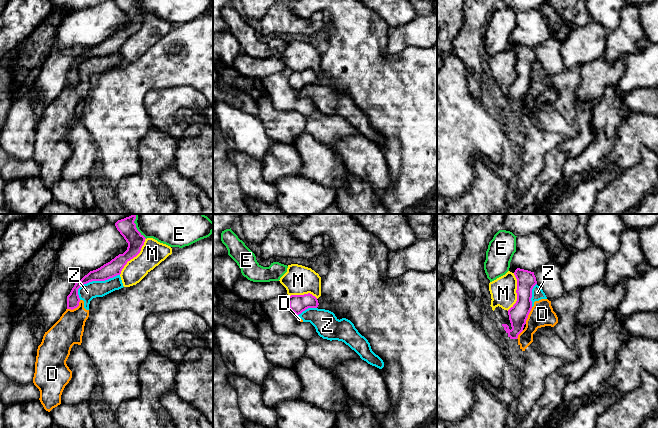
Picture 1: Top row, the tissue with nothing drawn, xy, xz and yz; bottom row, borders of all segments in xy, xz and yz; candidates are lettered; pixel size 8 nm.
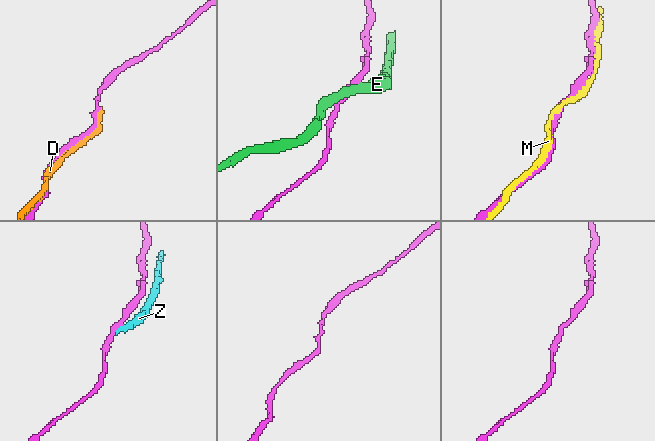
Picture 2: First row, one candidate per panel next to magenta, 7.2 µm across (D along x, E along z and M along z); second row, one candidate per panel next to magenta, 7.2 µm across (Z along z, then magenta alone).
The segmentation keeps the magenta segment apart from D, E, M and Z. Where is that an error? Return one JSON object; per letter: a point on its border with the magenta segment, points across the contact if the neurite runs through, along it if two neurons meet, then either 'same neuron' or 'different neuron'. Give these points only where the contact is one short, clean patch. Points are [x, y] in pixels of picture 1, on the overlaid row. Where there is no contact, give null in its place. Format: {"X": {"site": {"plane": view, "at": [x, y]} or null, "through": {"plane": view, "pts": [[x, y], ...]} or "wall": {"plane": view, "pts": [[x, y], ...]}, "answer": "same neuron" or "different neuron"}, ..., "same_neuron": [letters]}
{"D": {"site": {"plane": "xy", "at": [75, 307]}, "answer": "different neuron"}, "E": {"site": {"plane": "xy", "at": [135, 226]}, "answer": "different neuron"}, "M": {"site": {"plane": "xy", "at": [134, 256]}, "answer": "different neuron"}, "Z": {"site": {"plane": "xy", "at": [93, 280]}, "wall": {"plane": "xy", "pts": [[119, 274], [104, 280], [84, 283], [78, 289], [79, 299]]}, "answer": "different neuron"}, "same_neuron": []}

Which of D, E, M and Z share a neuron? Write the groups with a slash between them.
D Z / E / M

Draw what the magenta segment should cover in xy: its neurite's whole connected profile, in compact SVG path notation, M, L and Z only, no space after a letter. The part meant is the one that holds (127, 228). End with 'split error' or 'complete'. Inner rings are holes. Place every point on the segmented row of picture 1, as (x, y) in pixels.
M131 215L115 223L117 230L128 243L127 250L100 268L90 271L81 280L76 281L70 294L67 296L67 309L73 310L79 306L78 289L81 286L92 281L105 281L120 275L127 262L140 253L146 238L137 230L134 223L135 219L136 215Z; complete

